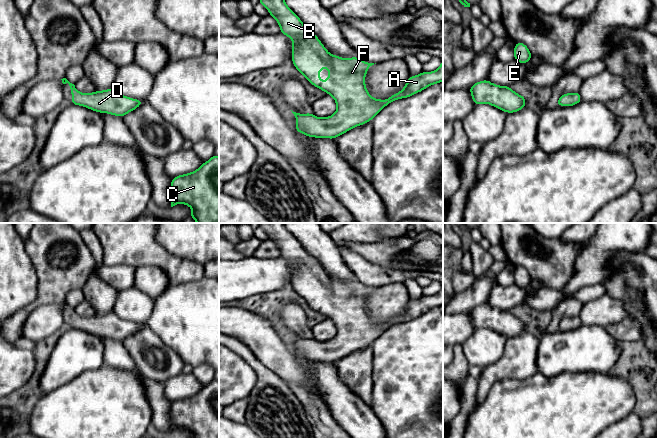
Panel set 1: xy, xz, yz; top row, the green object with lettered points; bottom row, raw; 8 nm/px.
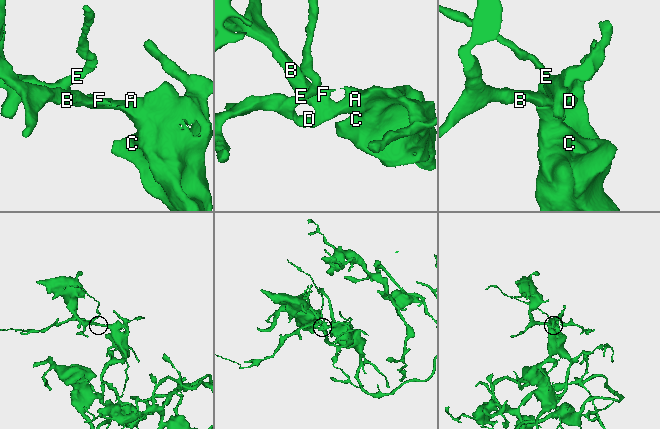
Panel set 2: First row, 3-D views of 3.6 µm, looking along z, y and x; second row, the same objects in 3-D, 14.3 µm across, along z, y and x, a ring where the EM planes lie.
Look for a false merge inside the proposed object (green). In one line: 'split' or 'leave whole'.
leave whole

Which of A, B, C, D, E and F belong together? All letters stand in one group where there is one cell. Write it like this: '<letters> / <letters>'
A B C D E F

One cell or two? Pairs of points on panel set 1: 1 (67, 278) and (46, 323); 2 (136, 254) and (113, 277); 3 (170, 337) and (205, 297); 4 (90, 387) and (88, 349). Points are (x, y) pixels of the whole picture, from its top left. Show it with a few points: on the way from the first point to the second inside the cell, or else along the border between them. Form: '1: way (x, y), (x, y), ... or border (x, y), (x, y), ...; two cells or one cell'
1: border (60, 302), (39, 305), (33, 310); two cells
2: border (103, 263), (108, 265), (131, 265), (134, 268); two cells
3: way (180, 327), (181, 323), (197, 307); one cell
4: border (103, 364), (80, 373), (69, 382); two cells

